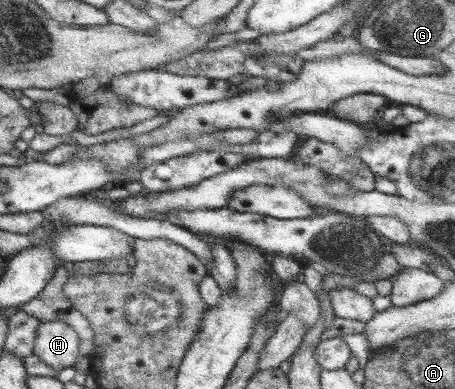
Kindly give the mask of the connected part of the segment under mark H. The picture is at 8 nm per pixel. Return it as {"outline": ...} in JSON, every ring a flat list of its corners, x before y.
{"outline":[[55,320,41,322,32,353,47,366,61,371,77,362,79,337,77,331,66,322]]}

